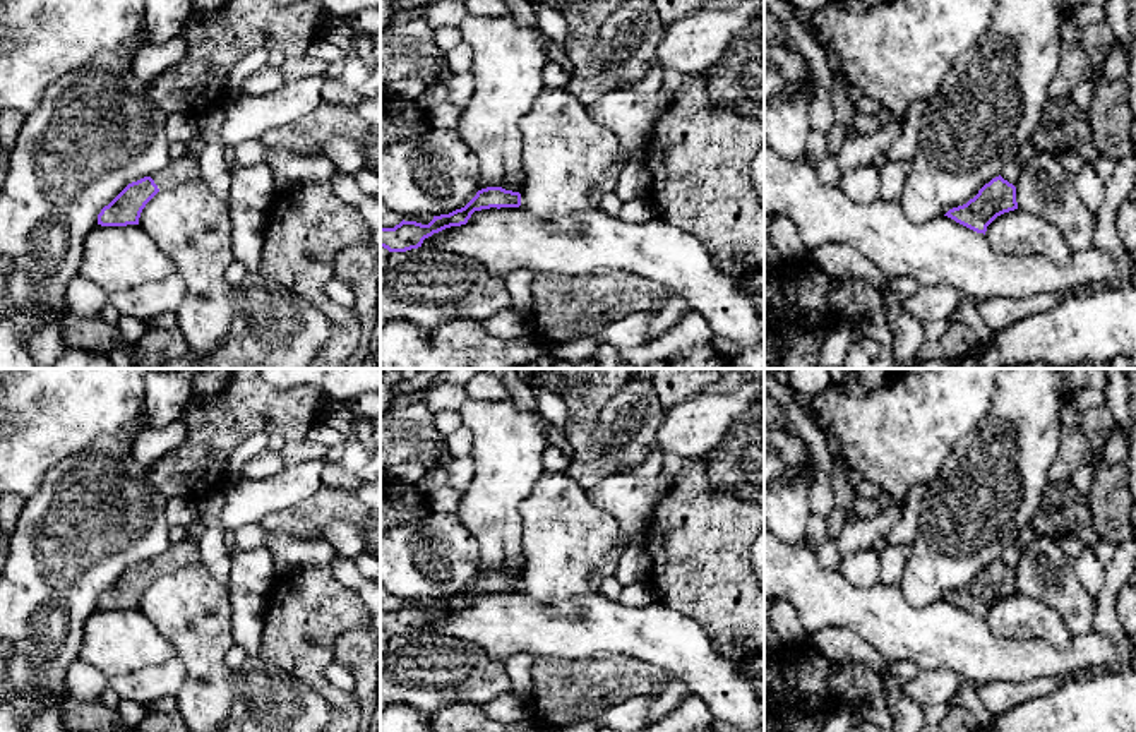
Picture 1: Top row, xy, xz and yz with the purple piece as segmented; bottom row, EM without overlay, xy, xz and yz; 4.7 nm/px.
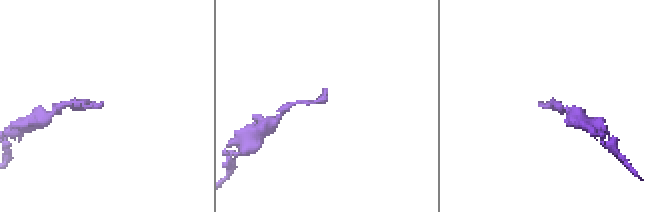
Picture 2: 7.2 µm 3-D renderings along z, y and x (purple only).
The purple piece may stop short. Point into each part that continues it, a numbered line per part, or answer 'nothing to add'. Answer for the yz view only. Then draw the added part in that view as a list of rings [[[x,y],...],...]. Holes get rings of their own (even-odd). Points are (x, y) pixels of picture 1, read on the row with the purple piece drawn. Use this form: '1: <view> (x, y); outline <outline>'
nothing to add

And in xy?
1: xy (184, 168); outline [[[185,153],[178,158],[171,158],[170,163],[163,170],[152,173],[151,178],[159,190],[168,190],[183,182],[202,180],[202,173],[199,168],[199,159]]]

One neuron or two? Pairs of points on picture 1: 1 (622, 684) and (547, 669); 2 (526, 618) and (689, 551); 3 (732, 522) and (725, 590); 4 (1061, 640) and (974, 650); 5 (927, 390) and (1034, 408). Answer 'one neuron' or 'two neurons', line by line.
1: one neuron
2: two neurons
3: one neuron
4: two neurons
5: two neurons

